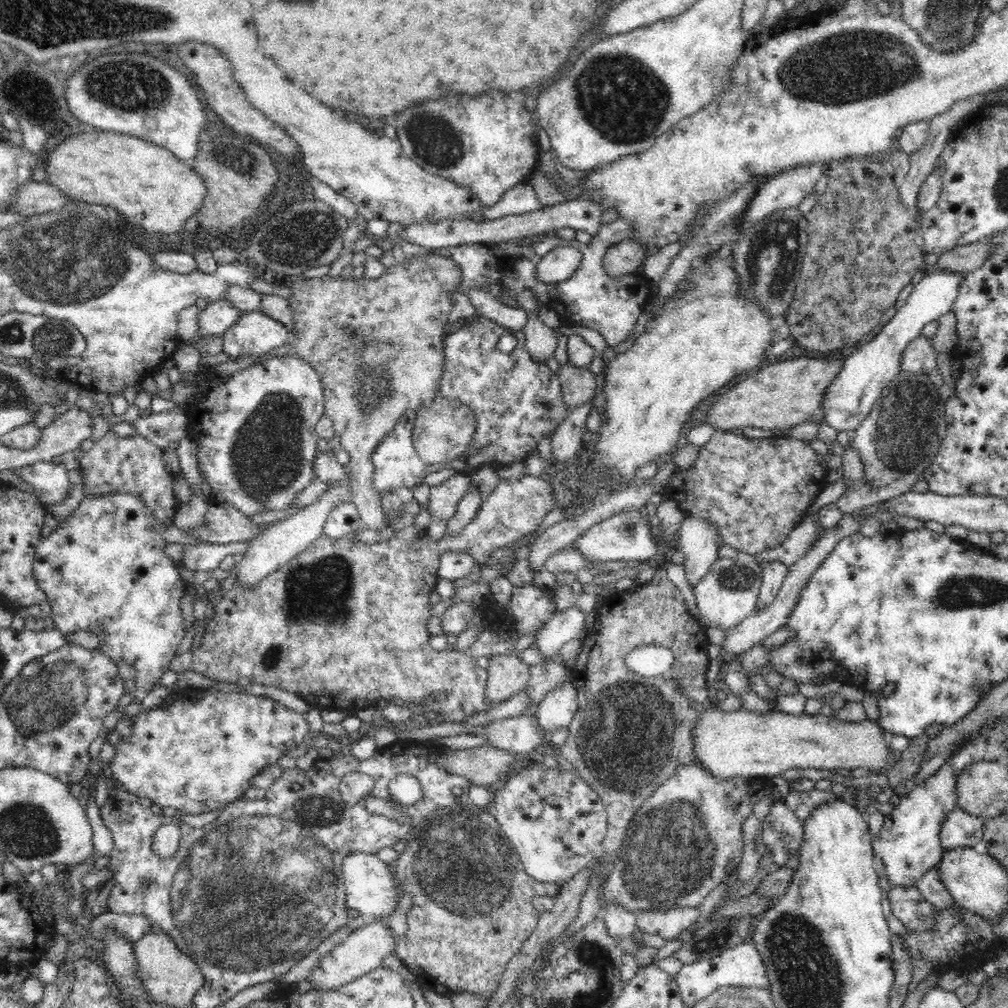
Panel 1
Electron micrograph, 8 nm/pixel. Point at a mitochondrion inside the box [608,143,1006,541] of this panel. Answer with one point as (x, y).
(906, 429)

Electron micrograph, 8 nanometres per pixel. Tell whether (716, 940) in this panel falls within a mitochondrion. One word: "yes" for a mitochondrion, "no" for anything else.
yes

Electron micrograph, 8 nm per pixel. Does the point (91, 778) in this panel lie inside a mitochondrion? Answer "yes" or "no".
no

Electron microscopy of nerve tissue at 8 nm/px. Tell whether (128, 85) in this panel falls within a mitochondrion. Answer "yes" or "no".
yes

